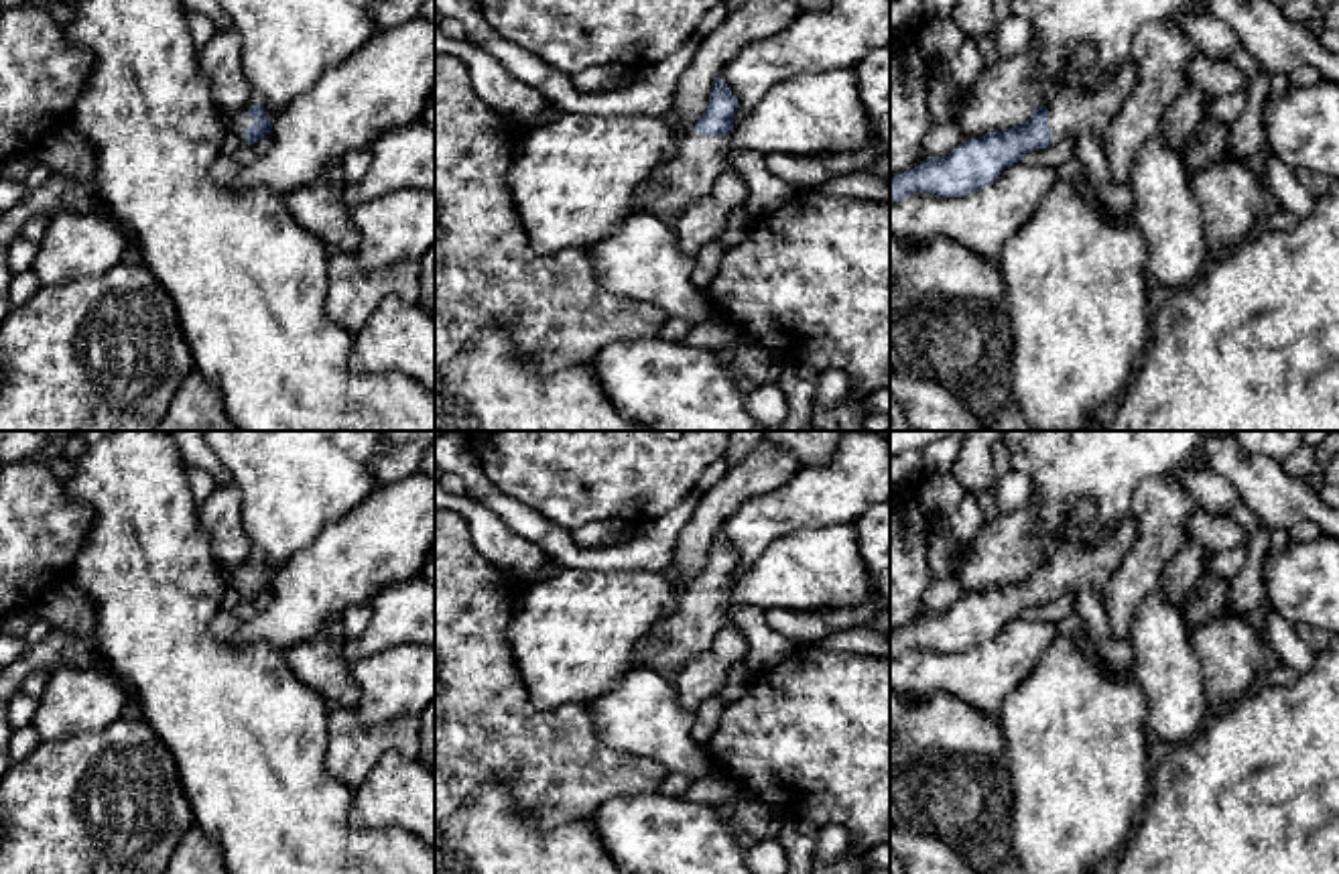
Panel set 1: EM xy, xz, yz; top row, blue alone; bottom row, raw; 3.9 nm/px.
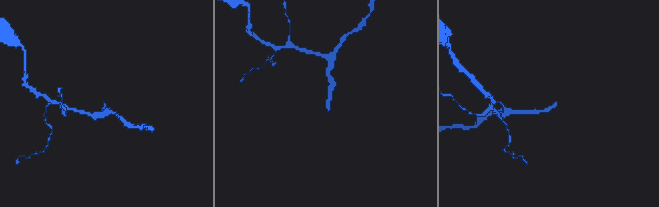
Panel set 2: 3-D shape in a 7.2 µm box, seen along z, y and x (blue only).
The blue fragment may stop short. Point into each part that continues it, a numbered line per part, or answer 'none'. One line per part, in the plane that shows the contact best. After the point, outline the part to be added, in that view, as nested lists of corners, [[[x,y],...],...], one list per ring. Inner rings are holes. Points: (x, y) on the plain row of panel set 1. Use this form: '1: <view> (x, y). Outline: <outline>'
1: xy (238, 578). Outline: [[[252,547],[248,557],[236,569],[226,573],[228,583],[232,583],[236,587],[236,591],[240,594],[242,600],[246,600],[244,585],[254,579],[254,575],[248,571],[248,565],[254,559],[260,559],[260,561],[266,563],[264,569],[266,569],[268,575],[276,573],[276,569],[266,561],[264,553],[260,549],[256,549],[256,547]]]

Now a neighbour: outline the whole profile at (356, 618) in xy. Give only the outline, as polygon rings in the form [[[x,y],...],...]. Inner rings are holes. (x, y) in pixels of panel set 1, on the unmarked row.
[[[349,606],[339,620],[345,640],[360,638],[366,632],[370,620],[370,606]]]

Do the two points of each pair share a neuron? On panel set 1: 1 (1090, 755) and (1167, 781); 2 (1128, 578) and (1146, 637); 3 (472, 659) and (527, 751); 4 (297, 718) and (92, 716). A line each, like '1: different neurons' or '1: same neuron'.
1: different neurons
2: different neurons
3: same neuron
4: different neurons

